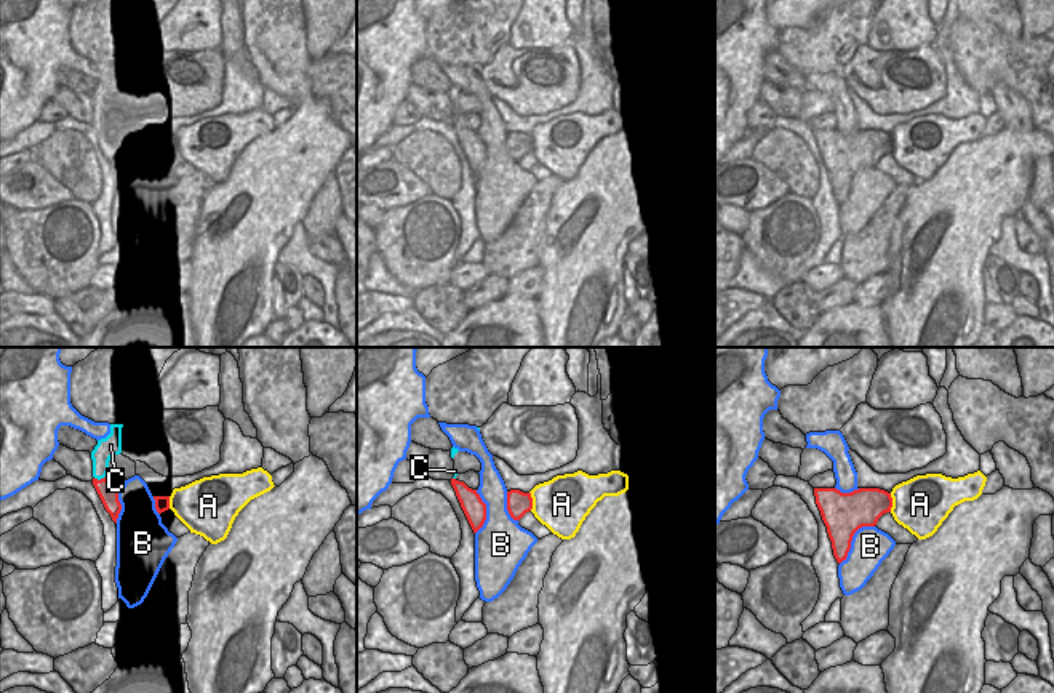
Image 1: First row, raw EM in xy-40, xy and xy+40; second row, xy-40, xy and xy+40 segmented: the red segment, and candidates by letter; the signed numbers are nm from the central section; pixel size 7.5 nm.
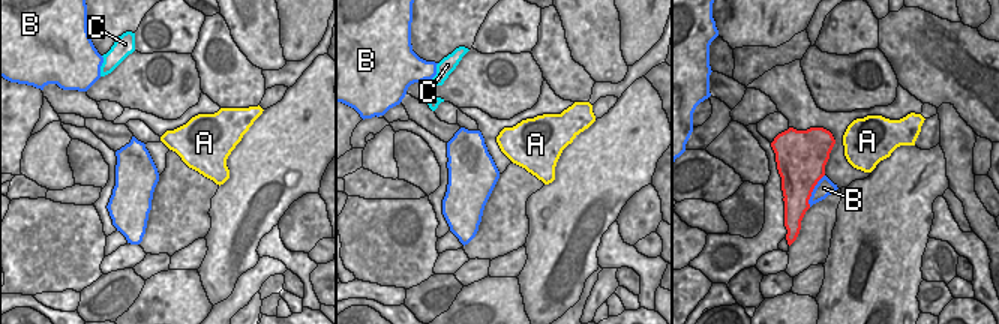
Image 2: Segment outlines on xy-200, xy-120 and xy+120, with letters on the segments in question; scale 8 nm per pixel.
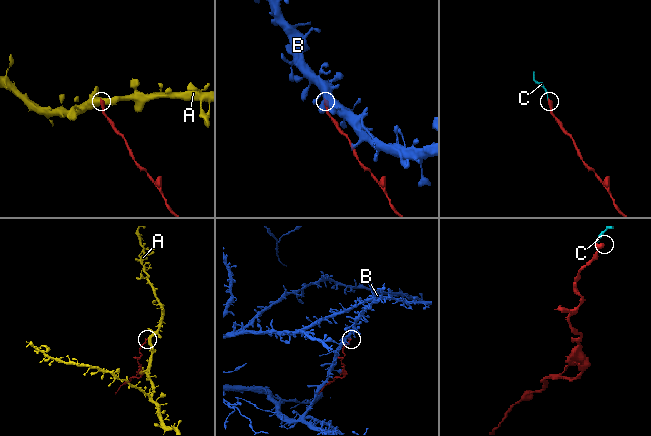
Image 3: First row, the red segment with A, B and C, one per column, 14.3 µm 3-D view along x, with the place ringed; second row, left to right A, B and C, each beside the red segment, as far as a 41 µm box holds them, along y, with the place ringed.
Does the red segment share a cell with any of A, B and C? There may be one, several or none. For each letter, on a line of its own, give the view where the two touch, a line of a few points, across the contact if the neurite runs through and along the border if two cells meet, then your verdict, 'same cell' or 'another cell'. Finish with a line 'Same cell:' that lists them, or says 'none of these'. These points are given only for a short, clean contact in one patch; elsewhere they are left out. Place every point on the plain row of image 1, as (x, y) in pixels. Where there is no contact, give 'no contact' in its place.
A: xy+40 | xy+40 (890, 135), (891, 152) | another cell
B: xy+40 | another cell
C: xy-40 | xy-40 (109, 138), (101, 120), (101, 95), (106, 90) | same cell
Same cell: C

